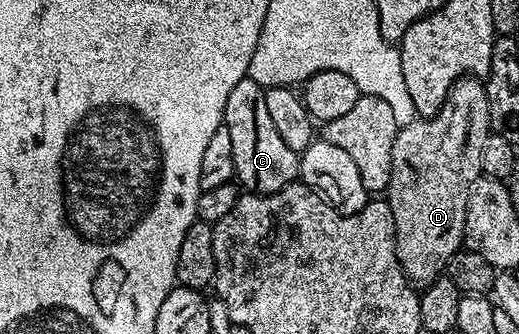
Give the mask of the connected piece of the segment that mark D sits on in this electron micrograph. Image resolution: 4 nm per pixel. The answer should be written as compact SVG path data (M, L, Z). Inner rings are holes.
M462 77L449 91L445 103L437 111L437 115L416 119L413 123L402 126L399 133L393 139L393 171L391 172L391 185L385 194L387 206L393 211L393 223L395 224L395 254L399 256L399 265L407 280L419 287L426 287L446 270L449 259L454 253L464 248L463 232L465 231L465 215L469 203L469 187L483 173L481 163L481 151L485 148L485 139L492 133L489 123L489 99L487 98L486 84L477 77Z

